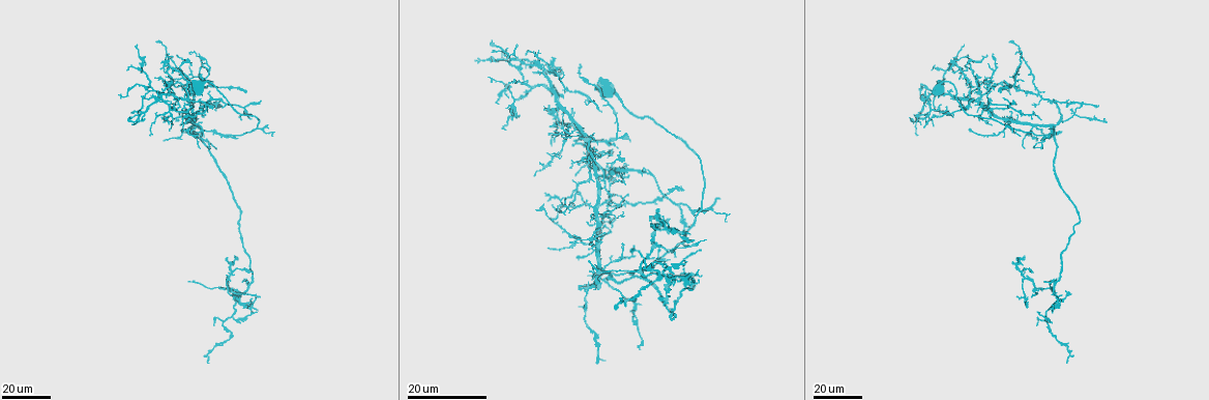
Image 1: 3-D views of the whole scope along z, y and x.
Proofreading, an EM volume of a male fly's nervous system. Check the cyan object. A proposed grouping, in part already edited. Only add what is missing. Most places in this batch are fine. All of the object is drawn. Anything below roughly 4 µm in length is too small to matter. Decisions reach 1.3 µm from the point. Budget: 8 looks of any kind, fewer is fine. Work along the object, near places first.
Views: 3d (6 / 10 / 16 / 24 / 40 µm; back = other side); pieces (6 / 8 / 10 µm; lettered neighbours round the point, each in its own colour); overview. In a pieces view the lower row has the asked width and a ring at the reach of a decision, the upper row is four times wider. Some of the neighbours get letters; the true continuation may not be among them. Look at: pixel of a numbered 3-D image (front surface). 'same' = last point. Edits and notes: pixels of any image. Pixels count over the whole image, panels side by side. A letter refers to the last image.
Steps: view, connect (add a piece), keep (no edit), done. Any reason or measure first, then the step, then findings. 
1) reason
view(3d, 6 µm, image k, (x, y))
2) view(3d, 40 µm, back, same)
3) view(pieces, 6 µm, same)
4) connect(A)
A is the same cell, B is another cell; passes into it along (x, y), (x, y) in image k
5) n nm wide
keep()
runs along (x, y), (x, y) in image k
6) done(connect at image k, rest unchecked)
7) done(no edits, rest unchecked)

view(3d, 16 µm, image 1, (992, 88))

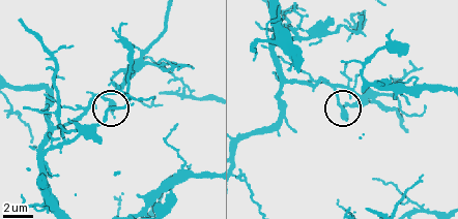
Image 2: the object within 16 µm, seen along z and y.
view(pieces, 10 µm, image 2, (113, 113))

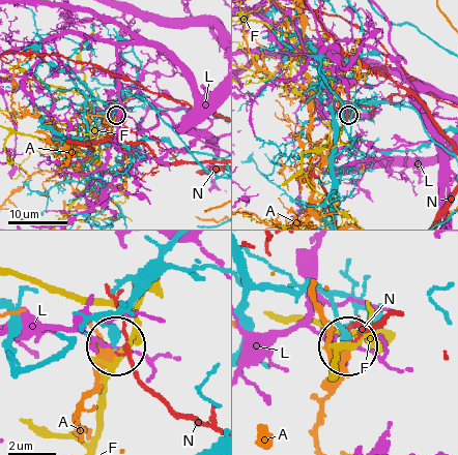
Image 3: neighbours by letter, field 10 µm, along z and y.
keep()
A, F, L and N are other cells; no lettered piece goes on from it

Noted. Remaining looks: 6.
branch stops here
view(3d, 24 µm, image 1, (597, 289))

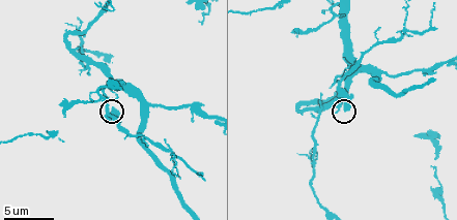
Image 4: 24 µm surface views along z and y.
view(pieces, 6 µm, image 4, (345, 108))

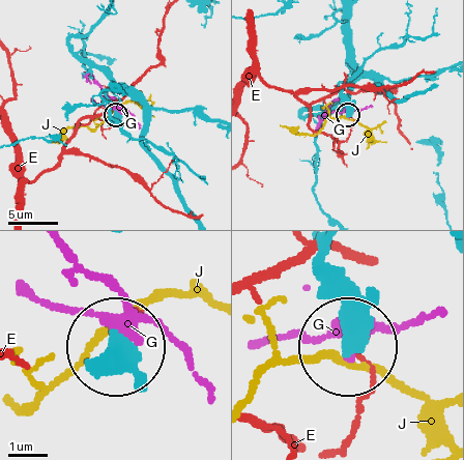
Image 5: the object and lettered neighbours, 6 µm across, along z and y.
keep()
E, G and J are other cells; runs along (321, 251), (321, 280), (347, 346) in image 5; none of them fits

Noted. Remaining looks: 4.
view(3d, 16 µm, image 1, (950, 100))

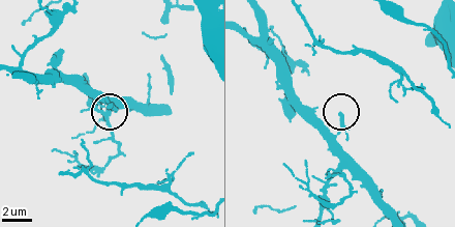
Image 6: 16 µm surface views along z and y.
view(pieces, 6 µm, image 6, (108, 108))

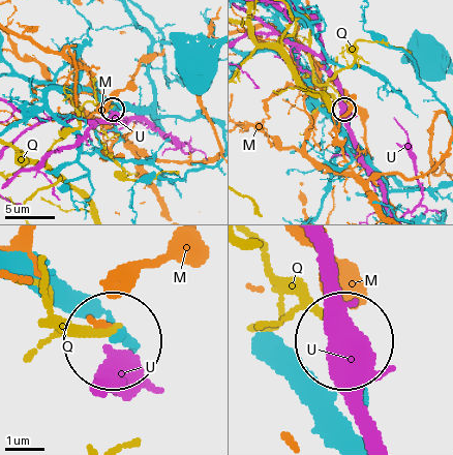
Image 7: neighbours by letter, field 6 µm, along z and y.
270 nm wide
keep()
M, Q and U are other cells; no lettered piece goes on from it

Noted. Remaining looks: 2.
tapers out
view(3d, 24 µm, image 1, (188, 280))

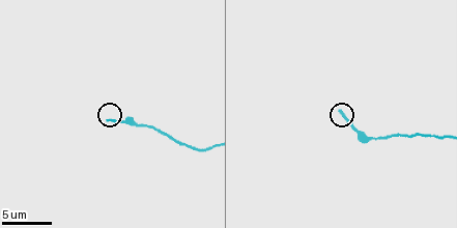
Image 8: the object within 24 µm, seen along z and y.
view(pieces, 10 µm, image 8, (107, 119))

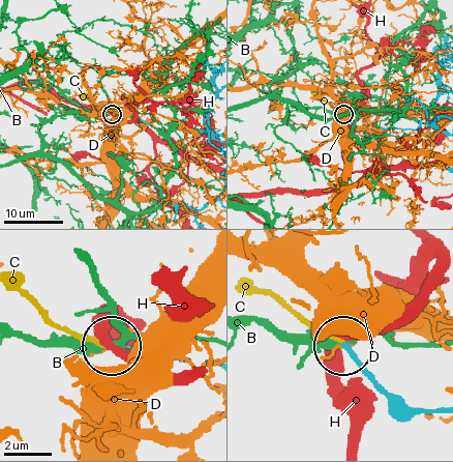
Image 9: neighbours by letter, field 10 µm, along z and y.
170 nm wide
connect(C)
C is the same cell, B, D and H are other cells; passes into it along (406, 403), (345, 346), (248, 285) in image 9; it goes on there

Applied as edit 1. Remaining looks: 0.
done(connect at image 9, rest unchecked)

